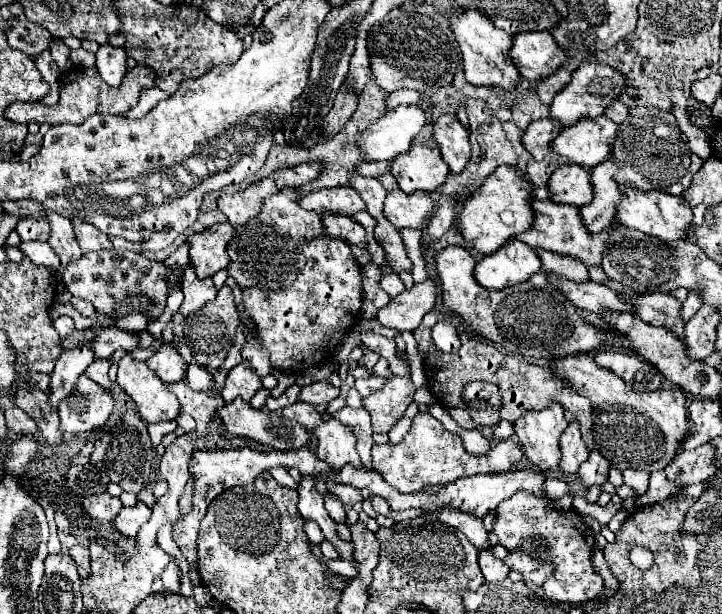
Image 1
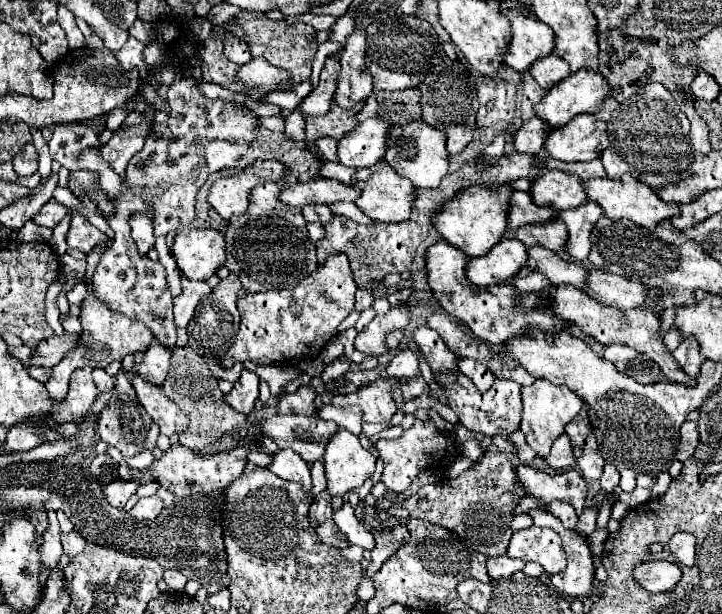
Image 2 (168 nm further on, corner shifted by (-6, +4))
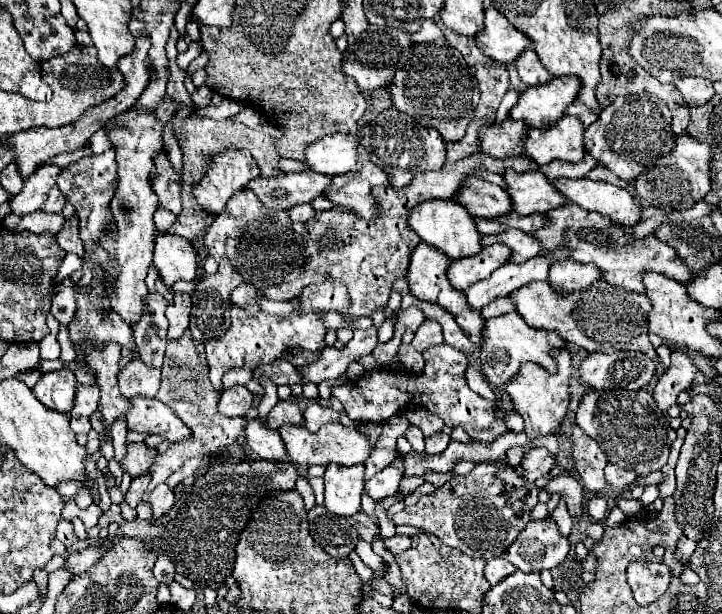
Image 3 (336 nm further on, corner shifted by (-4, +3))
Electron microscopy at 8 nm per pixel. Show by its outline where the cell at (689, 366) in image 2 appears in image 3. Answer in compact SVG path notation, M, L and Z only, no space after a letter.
M683 352L671 354L671 366L665 370L665 374L657 380L653 388L653 396L661 410L669 410L673 404L677 404L679 392L687 390L693 384L693 378L697 374L697 368L689 356L683 356Z

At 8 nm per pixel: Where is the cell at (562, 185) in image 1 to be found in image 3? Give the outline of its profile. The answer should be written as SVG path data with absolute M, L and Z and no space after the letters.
M509 170L503 178L507 182L505 190L513 196L513 208L519 214L547 214L549 210L567 204L565 196L557 192L543 172L517 174Z

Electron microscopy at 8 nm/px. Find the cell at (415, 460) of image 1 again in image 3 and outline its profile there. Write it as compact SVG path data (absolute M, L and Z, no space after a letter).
M397 452L395 460L379 474L375 474L367 484L365 490L373 500L381 500L385 496L393 496L399 490L399 482L403 478L403 460L405 454Z

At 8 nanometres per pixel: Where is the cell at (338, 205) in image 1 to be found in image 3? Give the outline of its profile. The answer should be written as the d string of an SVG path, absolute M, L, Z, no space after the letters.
M301 172L301 174L283 174L277 178L257 178L249 184L249 190L271 210L289 210L297 204L313 202L317 196L325 194L325 188L331 184L331 176L319 172Z

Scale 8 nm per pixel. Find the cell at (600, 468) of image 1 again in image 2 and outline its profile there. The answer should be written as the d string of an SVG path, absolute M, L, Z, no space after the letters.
M611 463L605 465L603 477L601 477L599 485L601 485L601 489L603 489L605 493L613 493L613 491L615 491L615 487L619 485L619 471L615 469L615 465L611 465Z

